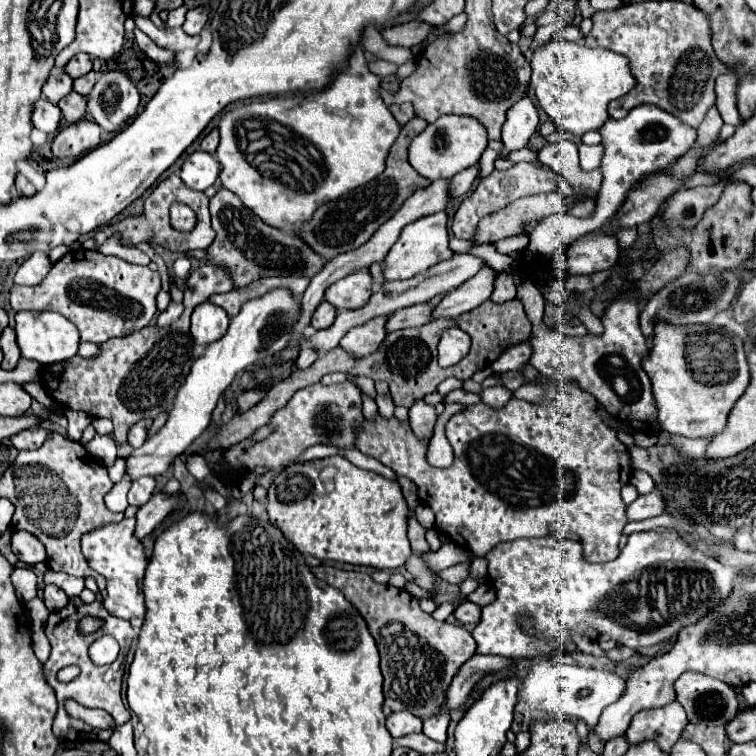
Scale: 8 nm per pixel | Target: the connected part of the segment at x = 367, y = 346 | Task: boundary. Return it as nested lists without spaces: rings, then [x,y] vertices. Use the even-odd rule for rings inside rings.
[[[389,315],[371,319],[371,323],[365,323],[361,327],[353,327],[339,343],[339,347],[343,347],[343,351],[347,351],[353,357],[367,357],[371,353],[377,351],[379,343],[385,339],[385,321]]]

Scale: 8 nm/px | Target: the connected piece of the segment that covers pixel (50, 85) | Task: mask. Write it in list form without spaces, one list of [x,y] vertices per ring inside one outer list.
[[[53,71],[49,81],[43,87],[43,97],[51,103],[59,103],[59,99],[67,97],[73,91],[73,79],[65,71]]]

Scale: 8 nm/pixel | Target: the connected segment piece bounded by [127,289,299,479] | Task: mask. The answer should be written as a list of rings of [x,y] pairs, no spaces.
[[[273,289],[261,299],[245,303],[239,315],[231,321],[227,333],[219,341],[207,345],[205,353],[193,363],[185,383],[175,395],[175,403],[169,411],[167,423],[127,457],[127,473],[131,475],[131,479],[137,479],[141,475],[157,477],[165,473],[173,459],[181,455],[207,429],[211,411],[215,409],[223,391],[239,377],[239,373],[257,361],[265,361],[277,355],[287,345],[289,329],[295,323],[297,315],[299,301],[295,301],[289,289]]]

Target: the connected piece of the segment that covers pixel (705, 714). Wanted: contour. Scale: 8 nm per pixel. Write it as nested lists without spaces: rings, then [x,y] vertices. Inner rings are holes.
[[[685,673],[679,677],[675,681],[675,693],[687,711],[689,723],[727,725],[741,709],[731,685],[701,673]]]

